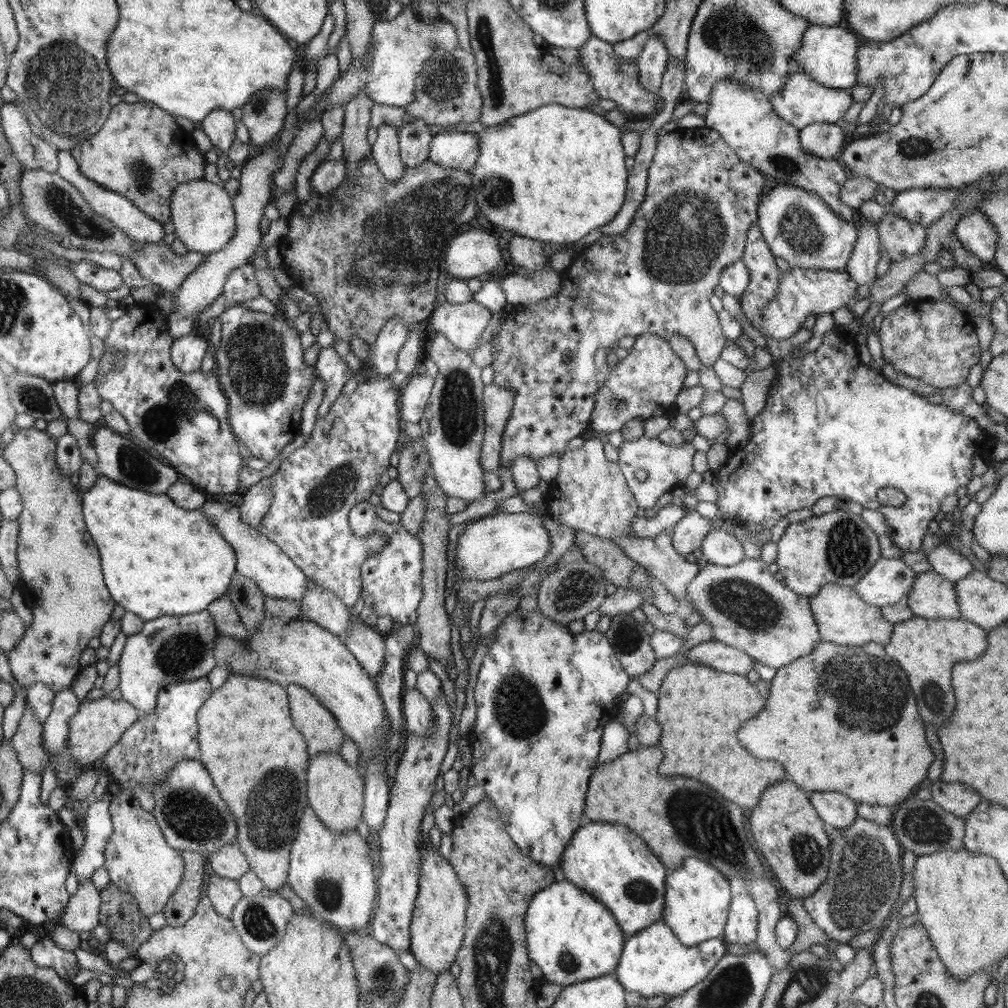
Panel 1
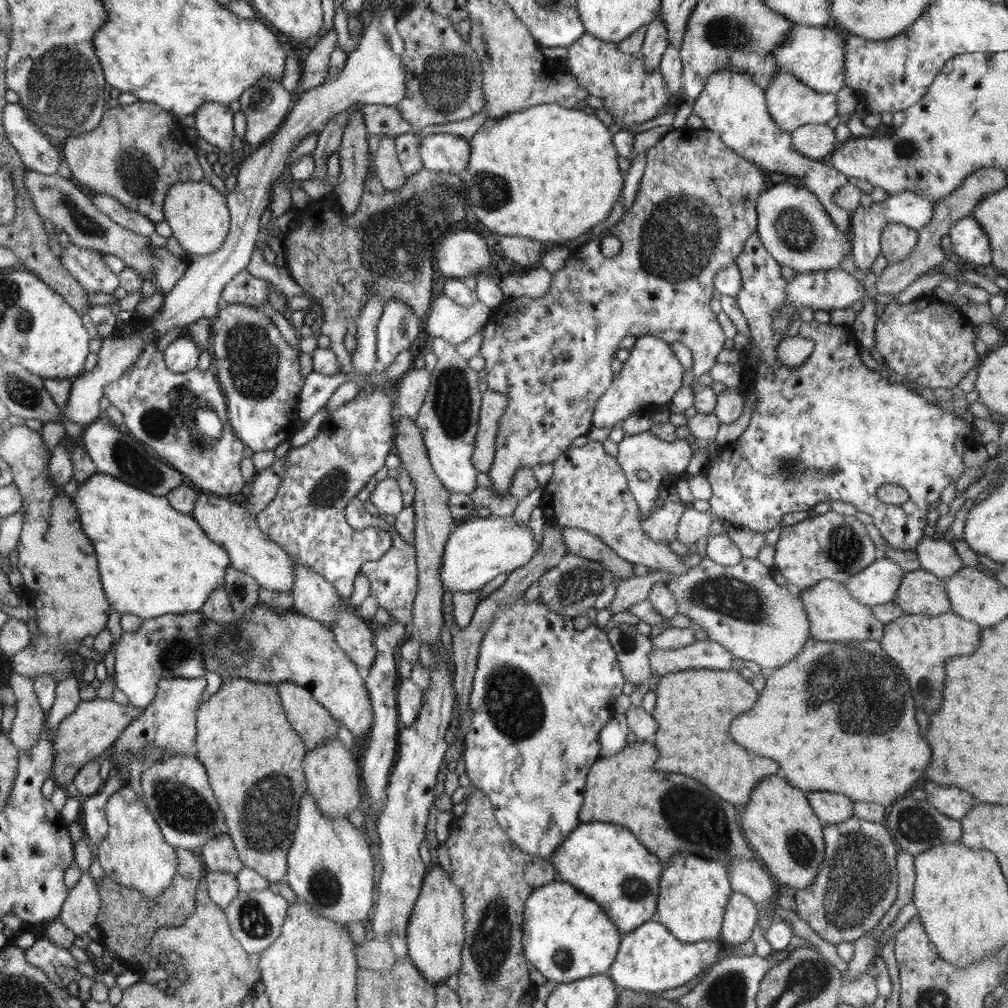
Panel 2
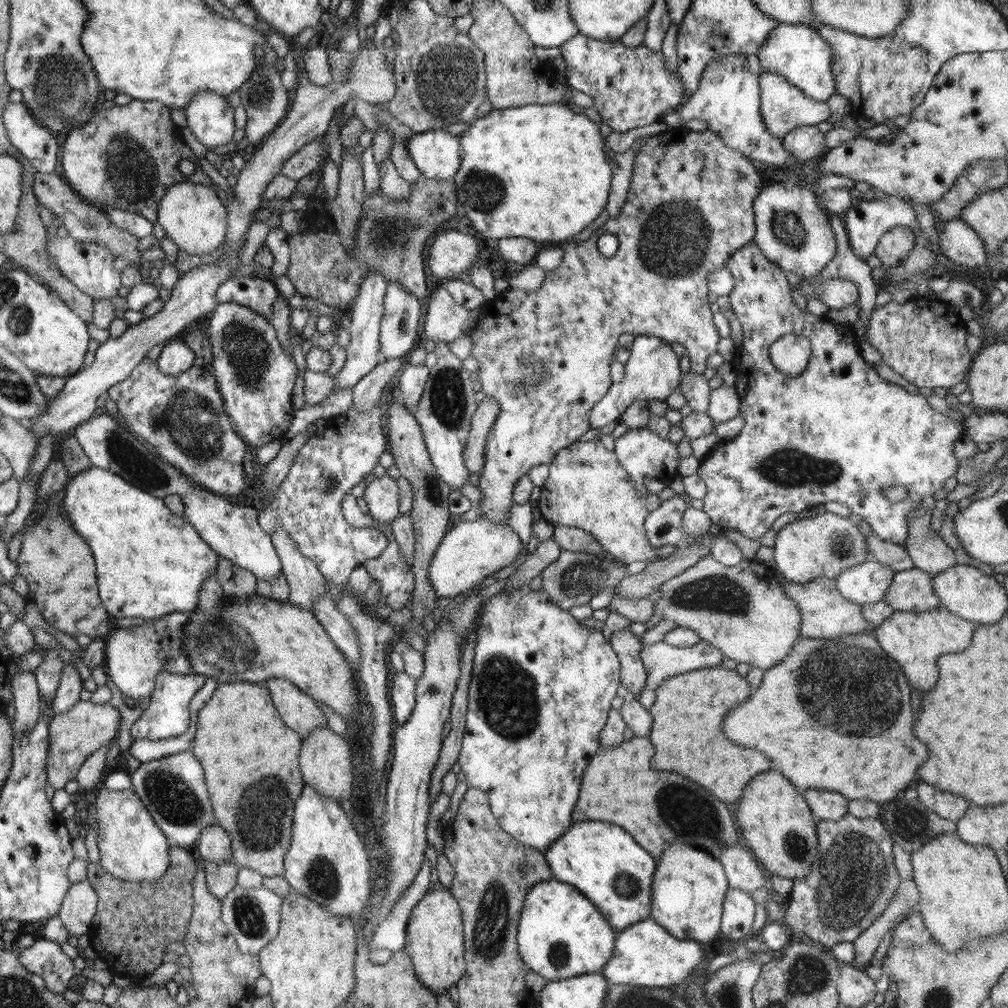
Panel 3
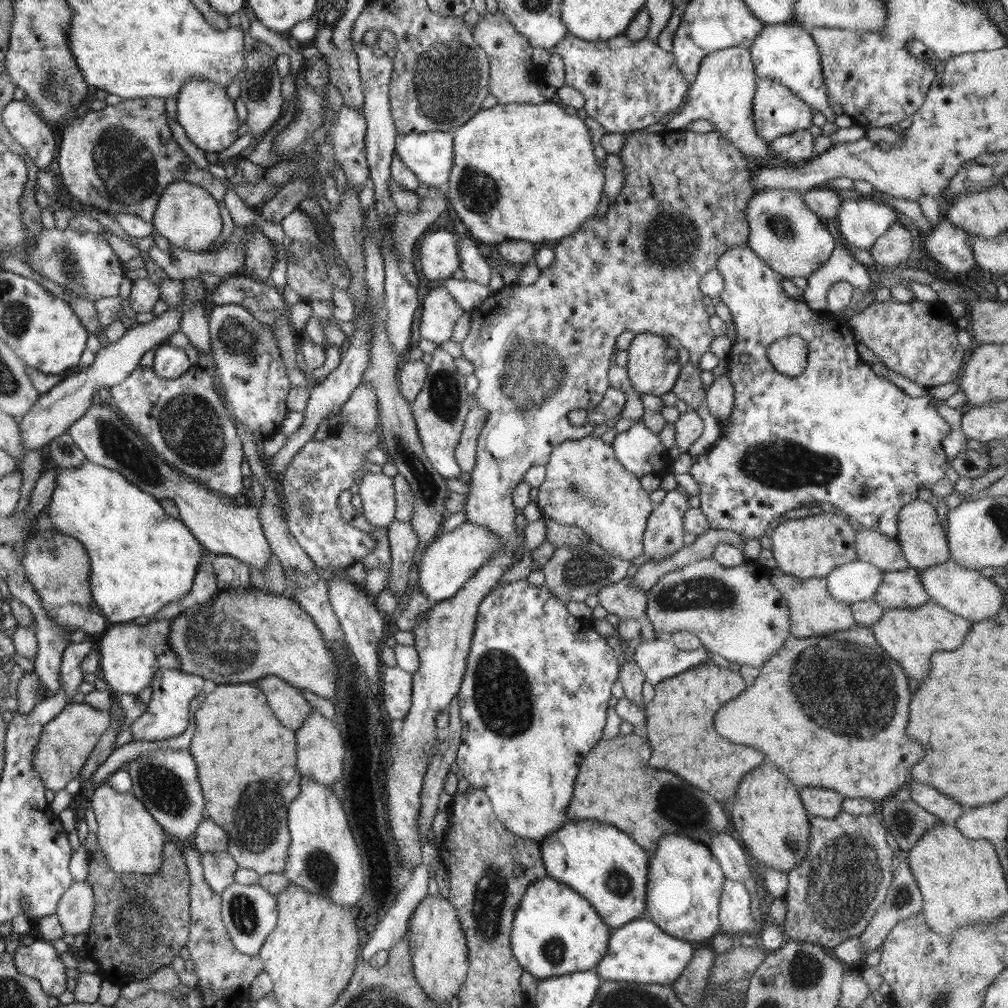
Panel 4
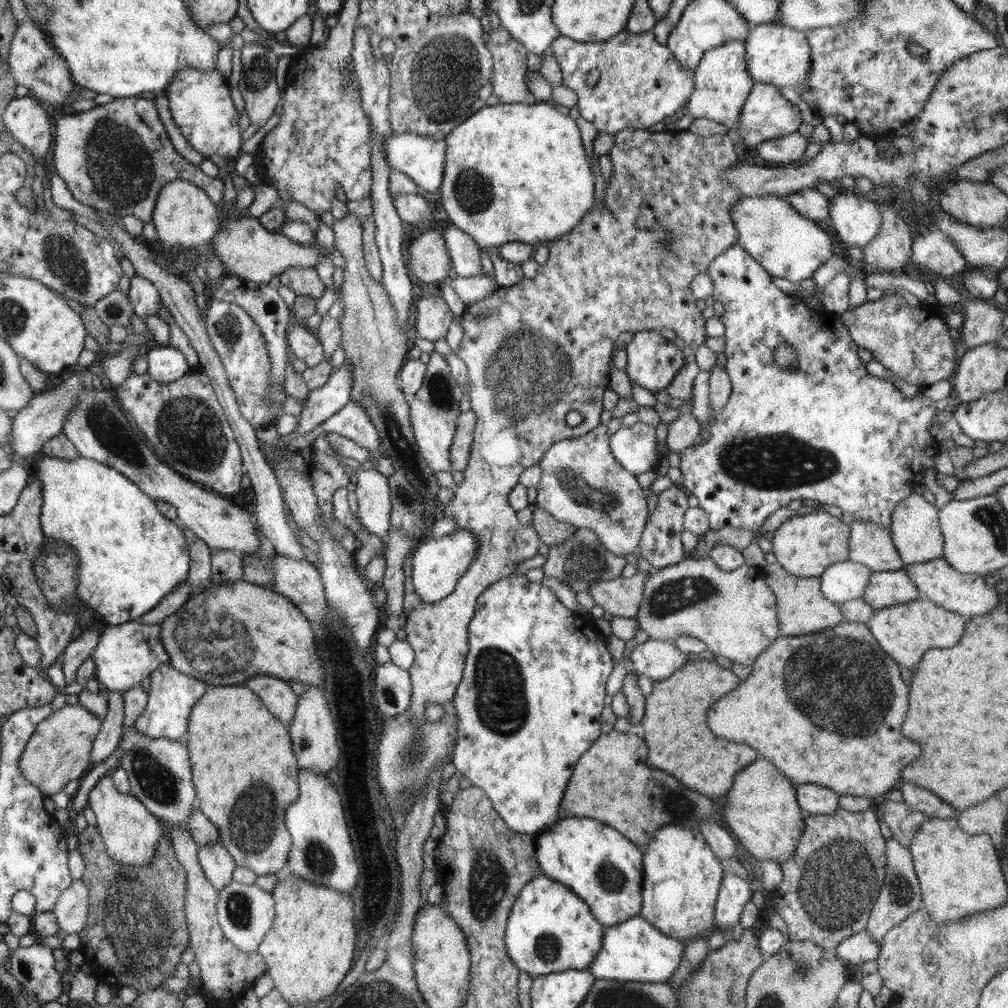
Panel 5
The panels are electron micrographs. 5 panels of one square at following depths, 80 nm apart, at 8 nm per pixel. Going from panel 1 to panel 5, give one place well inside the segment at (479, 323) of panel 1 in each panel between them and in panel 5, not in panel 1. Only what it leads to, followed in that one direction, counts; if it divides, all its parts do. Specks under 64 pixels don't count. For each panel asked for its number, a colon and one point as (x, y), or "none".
2: (447, 320)
3: (445, 319)
4: (440, 312)
5: (433, 317)

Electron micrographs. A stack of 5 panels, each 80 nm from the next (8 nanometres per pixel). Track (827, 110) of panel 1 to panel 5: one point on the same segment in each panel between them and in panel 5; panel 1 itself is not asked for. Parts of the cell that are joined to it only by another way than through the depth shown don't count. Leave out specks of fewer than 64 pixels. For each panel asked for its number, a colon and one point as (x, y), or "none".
2: (792, 104)
3: (784, 107)
4: (777, 111)
5: (765, 114)

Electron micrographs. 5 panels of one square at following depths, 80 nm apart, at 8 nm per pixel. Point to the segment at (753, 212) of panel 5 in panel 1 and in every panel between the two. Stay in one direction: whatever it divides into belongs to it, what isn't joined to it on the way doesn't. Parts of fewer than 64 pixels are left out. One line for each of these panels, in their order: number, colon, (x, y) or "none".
1: (798, 226)
2: (794, 227)
3: (792, 231)
4: (784, 233)

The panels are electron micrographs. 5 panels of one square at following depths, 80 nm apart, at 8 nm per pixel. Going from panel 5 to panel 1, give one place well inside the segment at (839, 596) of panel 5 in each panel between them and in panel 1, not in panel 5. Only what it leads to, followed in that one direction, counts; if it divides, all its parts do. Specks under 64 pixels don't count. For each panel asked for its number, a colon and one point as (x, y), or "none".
1: (889, 580)
2: (877, 584)
3: (865, 583)
4: (856, 581)

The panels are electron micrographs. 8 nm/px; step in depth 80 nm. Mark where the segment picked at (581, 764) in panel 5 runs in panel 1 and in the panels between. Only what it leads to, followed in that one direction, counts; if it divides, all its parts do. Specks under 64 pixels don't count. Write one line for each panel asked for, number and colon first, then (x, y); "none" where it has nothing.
1: (678, 818)
2: (624, 788)
3: (619, 787)
4: (615, 785)

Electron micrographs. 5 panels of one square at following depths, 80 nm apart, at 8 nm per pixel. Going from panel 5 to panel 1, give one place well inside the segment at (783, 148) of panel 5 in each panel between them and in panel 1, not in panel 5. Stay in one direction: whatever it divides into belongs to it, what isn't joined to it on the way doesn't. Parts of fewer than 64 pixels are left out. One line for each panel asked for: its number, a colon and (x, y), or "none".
1: (825, 140)
2: (817, 141)
3: (805, 142)
4: (797, 146)

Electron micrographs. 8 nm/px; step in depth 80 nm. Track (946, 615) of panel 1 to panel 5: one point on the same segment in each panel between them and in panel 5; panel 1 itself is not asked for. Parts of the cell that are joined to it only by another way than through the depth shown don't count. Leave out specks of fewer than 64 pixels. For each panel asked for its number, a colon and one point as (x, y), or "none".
2: (920, 592)
3: (912, 590)
4: (900, 589)
5: (886, 588)

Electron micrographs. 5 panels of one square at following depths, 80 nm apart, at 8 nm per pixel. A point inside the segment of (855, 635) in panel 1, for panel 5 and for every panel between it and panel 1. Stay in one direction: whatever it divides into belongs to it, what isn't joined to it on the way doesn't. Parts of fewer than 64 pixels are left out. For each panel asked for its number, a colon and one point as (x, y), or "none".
2: (834, 614)
3: (825, 613)
4: (813, 611)
5: (801, 607)

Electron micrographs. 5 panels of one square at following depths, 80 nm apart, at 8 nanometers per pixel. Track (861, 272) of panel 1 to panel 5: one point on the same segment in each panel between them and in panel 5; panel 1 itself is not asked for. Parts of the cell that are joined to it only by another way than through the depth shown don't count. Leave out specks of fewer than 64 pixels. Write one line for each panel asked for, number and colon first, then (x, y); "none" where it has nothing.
2: (913, 211)
3: (866, 222)
4: (862, 221)
5: (857, 221)

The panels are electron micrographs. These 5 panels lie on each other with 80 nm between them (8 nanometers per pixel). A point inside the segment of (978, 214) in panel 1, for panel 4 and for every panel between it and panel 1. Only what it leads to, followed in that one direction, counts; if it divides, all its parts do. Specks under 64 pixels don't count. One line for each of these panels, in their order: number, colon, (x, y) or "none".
2: (969, 242)
3: (961, 245)
4: (950, 246)

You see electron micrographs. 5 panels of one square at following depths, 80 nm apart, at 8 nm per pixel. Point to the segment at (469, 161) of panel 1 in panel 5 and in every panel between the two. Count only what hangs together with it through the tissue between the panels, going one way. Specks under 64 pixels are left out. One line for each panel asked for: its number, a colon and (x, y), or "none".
2: (442, 152)
3: (437, 153)
4: (429, 155)
5: (420, 158)

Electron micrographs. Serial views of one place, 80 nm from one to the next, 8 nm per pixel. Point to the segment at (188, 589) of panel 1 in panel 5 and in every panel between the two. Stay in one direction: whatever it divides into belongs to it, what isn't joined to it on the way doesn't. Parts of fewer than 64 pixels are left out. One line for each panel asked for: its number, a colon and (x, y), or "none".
2: (153, 560)
3: (149, 562)
4: (142, 559)
5: (129, 555)

